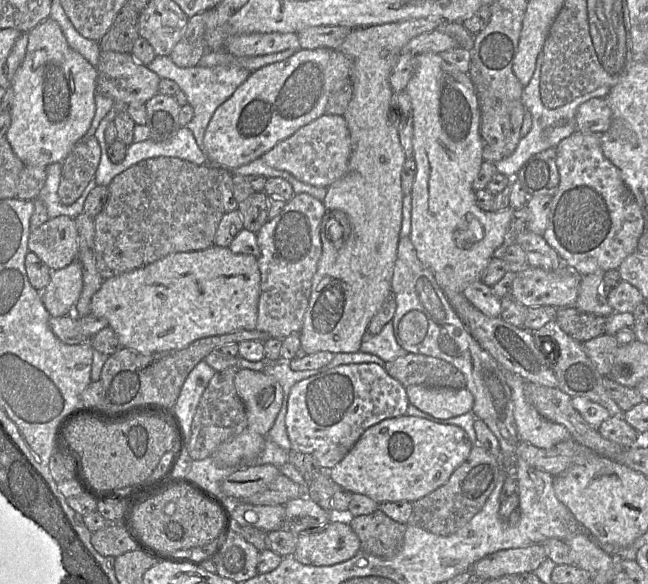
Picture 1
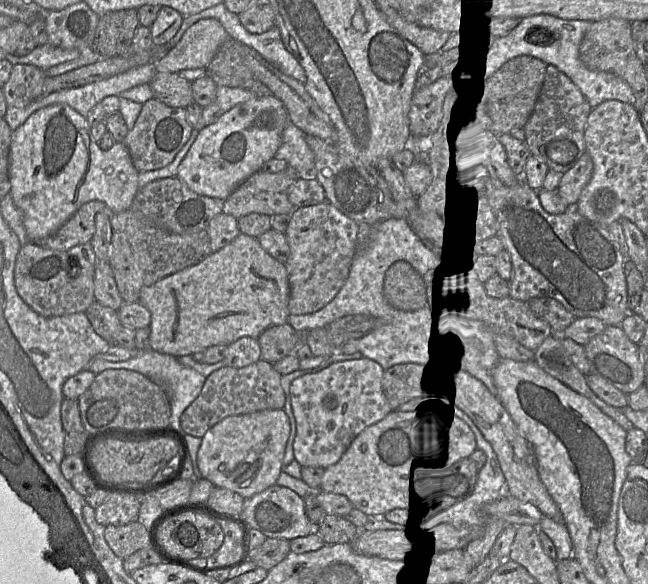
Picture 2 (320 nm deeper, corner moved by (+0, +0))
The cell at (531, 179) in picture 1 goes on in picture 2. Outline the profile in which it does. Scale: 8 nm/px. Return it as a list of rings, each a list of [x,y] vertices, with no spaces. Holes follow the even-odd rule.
[[[548,65],[533,111],[523,127],[529,157],[543,162],[549,171],[564,174],[585,152],[584,128],[592,108],[578,87],[555,66]]]

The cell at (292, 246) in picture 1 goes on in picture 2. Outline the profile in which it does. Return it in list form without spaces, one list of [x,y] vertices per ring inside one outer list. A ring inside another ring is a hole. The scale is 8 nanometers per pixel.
[[[328,201],[293,210],[284,233],[290,248],[290,255],[284,263],[290,288],[290,315],[314,313],[337,295],[348,279],[358,251],[358,232],[359,223]]]

